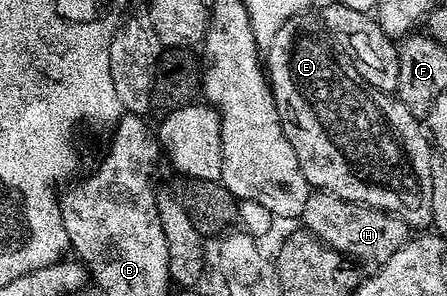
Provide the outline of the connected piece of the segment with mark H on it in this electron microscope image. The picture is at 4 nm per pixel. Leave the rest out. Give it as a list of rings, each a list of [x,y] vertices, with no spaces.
[[[312,191],[305,202],[301,223],[306,231],[319,237],[324,244],[360,265],[384,264],[389,258],[393,258],[393,254],[397,254],[397,250],[401,250],[401,246],[409,239],[408,226],[401,218],[352,200],[346,200],[332,192]]]

